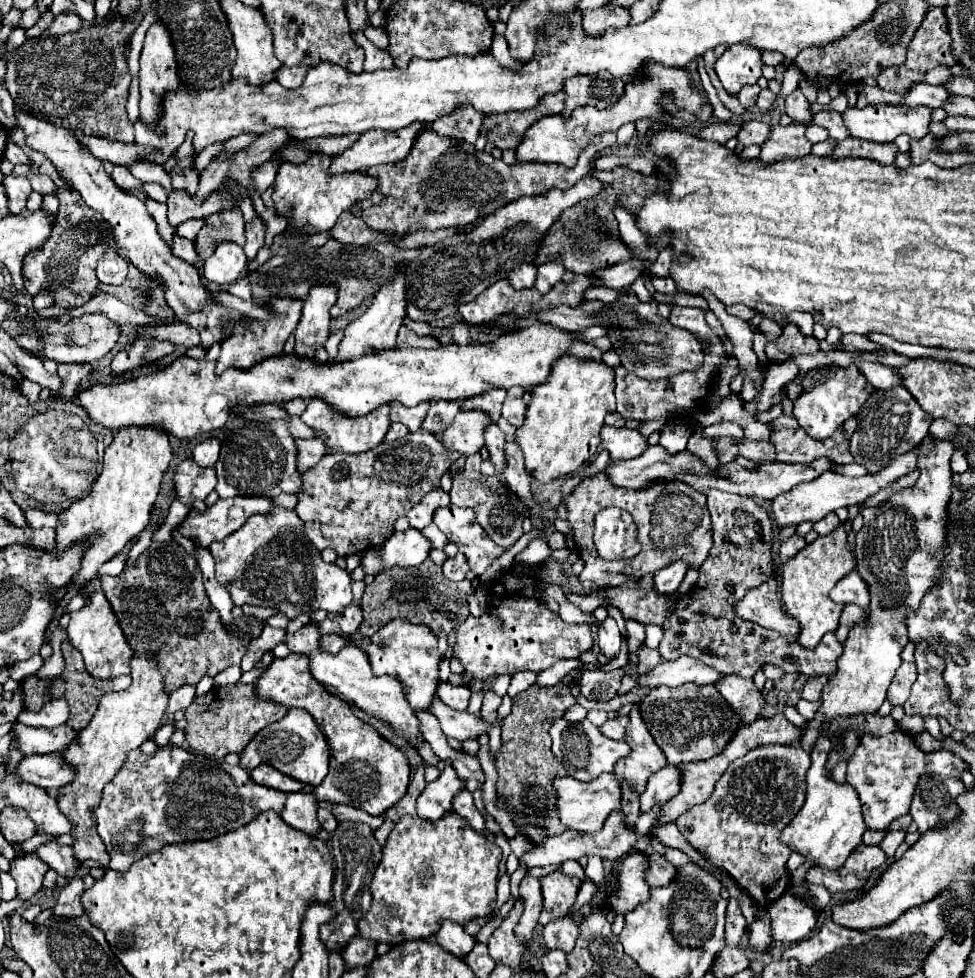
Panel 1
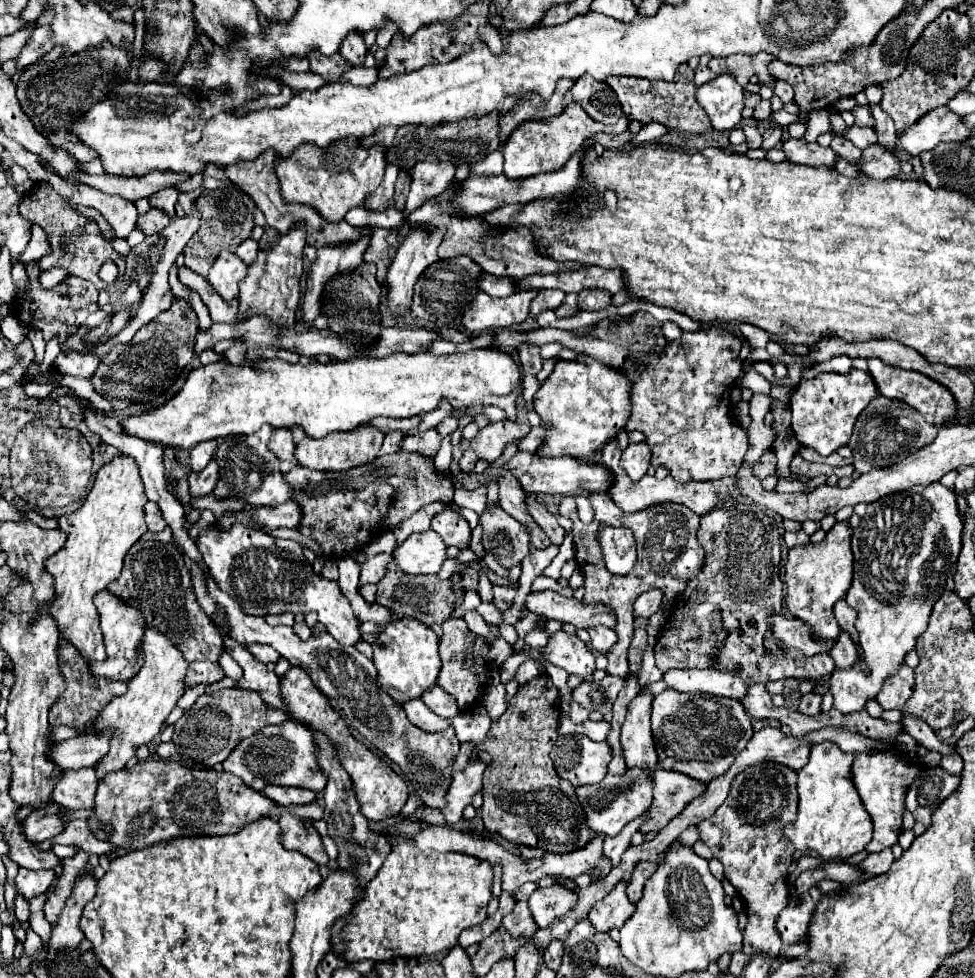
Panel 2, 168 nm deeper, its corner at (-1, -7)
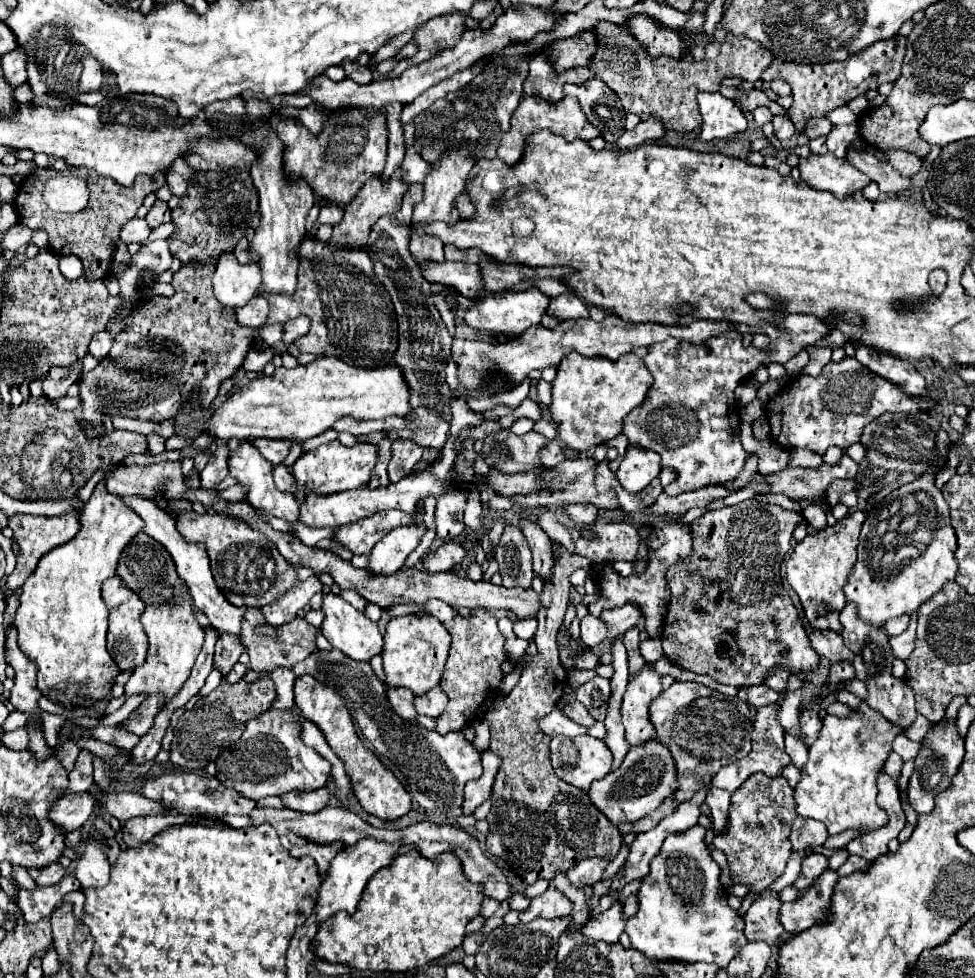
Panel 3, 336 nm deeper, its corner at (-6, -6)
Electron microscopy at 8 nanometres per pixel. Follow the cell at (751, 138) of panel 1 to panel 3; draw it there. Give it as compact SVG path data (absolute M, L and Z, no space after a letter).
M775 115L773 117L773 131L779 141L787 141L791 135L795 135L795 127L787 115Z

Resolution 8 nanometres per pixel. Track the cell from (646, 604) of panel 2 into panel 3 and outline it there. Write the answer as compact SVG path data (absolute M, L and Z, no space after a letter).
M623 605L623 607L615 607L615 609L607 609L601 615L601 621L607 627L607 639L615 639L619 635L623 635L629 627L637 625L637 621L641 619L641 609L637 605Z

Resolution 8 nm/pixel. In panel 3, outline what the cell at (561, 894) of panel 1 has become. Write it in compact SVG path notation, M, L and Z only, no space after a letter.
M553 885L539 897L531 899L531 905L527 911L519 913L521 923L531 923L537 917L543 919L559 919L559 917L567 917L573 909L573 903Z

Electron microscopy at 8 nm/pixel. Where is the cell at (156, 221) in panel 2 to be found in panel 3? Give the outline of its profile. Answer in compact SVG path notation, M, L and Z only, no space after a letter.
M131 219L125 223L125 227L119 231L119 241L123 243L141 243L149 237L151 229L145 219Z

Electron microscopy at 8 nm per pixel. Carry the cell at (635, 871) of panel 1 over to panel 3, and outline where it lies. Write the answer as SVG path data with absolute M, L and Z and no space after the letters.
M617 901L613 903L607 911L593 915L589 923L581 927L581 933L587 935L589 939L603 941L603 943L617 943L619 935L625 929L625 919L623 919L623 905Z

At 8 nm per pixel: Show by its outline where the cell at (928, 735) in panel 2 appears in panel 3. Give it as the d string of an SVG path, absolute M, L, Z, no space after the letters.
M847 603L847 607L841 611L839 615L841 625L843 625L843 643L853 651L853 667L855 667L855 677L861 679L867 689L869 689L869 697L867 697L867 705L879 713L883 713L883 717L887 721L891 721L893 725L899 725L901 729L905 729L909 723L913 723L917 711L915 711L915 697L913 691L907 687L905 679L895 679L891 675L891 663L893 663L893 651L889 647L889 635L887 631L879 631L879 627L867 627L867 623L863 623L857 615L857 607L855 603Z

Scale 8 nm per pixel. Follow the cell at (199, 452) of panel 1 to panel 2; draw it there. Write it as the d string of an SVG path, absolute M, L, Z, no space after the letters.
M208 440L208 442L198 444L198 446L190 452L190 468L192 468L194 472L206 468L206 464L214 458L214 452L216 452L216 440Z

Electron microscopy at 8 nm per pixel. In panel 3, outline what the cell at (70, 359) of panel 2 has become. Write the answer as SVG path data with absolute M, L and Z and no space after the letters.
M105 329L105 331L99 331L95 337L93 337L93 341L91 341L91 345L89 345L89 353L95 357L95 359L105 359L107 357L107 353L109 353L109 349L111 349L111 343L113 343L113 337L111 337L111 333Z

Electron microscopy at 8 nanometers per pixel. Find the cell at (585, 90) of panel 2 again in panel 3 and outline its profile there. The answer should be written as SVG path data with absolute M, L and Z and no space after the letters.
M595 77L585 85L567 83L563 89L567 95L575 95L579 99L581 109L593 127L601 131L605 129L605 143L617 143L617 139L625 133L625 111L619 97Z

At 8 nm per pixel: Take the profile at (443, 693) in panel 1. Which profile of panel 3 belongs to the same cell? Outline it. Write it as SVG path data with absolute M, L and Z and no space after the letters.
M439 687L427 691L427 695L415 697L415 711L419 711L419 715L439 717L443 713L445 705L447 705L447 695Z

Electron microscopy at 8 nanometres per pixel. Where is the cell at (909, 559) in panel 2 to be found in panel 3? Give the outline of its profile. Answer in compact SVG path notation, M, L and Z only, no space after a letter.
M921 475L917 481L891 491L887 497L879 501L877 507L873 507L867 513L859 537L859 557L851 569L847 583L843 585L843 593L847 601L857 605L859 617L863 621L881 627L885 625L885 621L893 617L911 615L921 607L921 603L933 597L943 587L945 581L955 579L957 573L955 549L957 549L957 537L951 527L949 507L941 491L935 487L933 475Z

